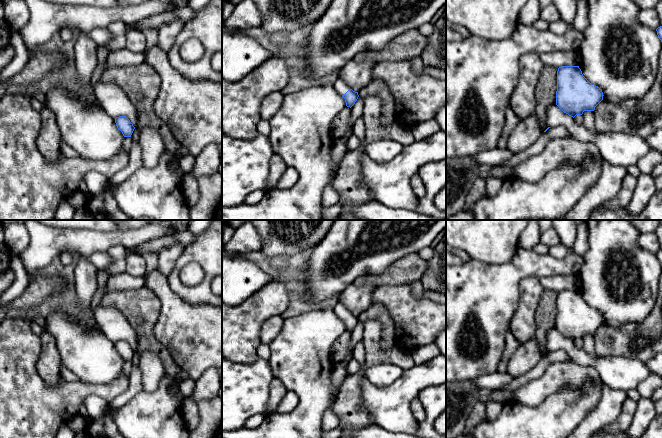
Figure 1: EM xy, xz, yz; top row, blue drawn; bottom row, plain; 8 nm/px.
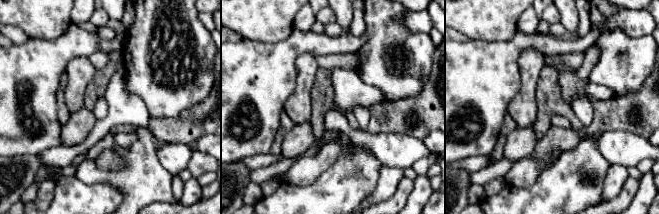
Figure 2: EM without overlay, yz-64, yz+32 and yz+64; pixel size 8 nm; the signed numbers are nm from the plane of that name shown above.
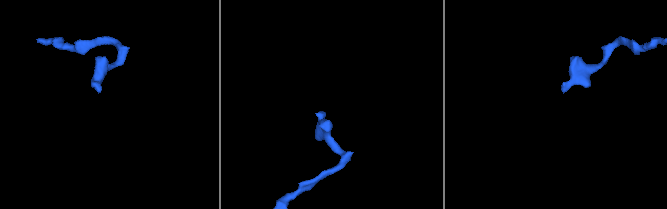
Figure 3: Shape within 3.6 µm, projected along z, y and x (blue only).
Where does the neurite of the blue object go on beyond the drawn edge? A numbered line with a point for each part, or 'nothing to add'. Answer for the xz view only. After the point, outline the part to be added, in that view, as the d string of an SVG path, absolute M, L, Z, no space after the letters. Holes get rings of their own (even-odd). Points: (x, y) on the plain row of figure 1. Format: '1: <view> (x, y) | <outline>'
1: xz (340, 310) | M338 302L333 310L340 319L344 319L350 313L341 302Z

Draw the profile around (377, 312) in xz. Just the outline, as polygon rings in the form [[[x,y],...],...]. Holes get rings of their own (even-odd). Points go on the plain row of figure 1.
[[[373,304],[366,311],[359,314],[358,319],[363,323],[374,320],[382,324],[381,348],[388,349],[395,345],[395,323],[382,304]]]

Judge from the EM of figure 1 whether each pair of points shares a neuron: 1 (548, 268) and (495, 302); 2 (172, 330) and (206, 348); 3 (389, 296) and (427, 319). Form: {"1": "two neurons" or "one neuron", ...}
{"1": "one neuron", "2": "one neuron", "3": "one neuron"}

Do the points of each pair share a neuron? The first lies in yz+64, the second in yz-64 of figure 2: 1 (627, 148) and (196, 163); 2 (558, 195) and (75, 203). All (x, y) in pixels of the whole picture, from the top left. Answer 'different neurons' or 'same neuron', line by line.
1: different neurons
2: same neuron

